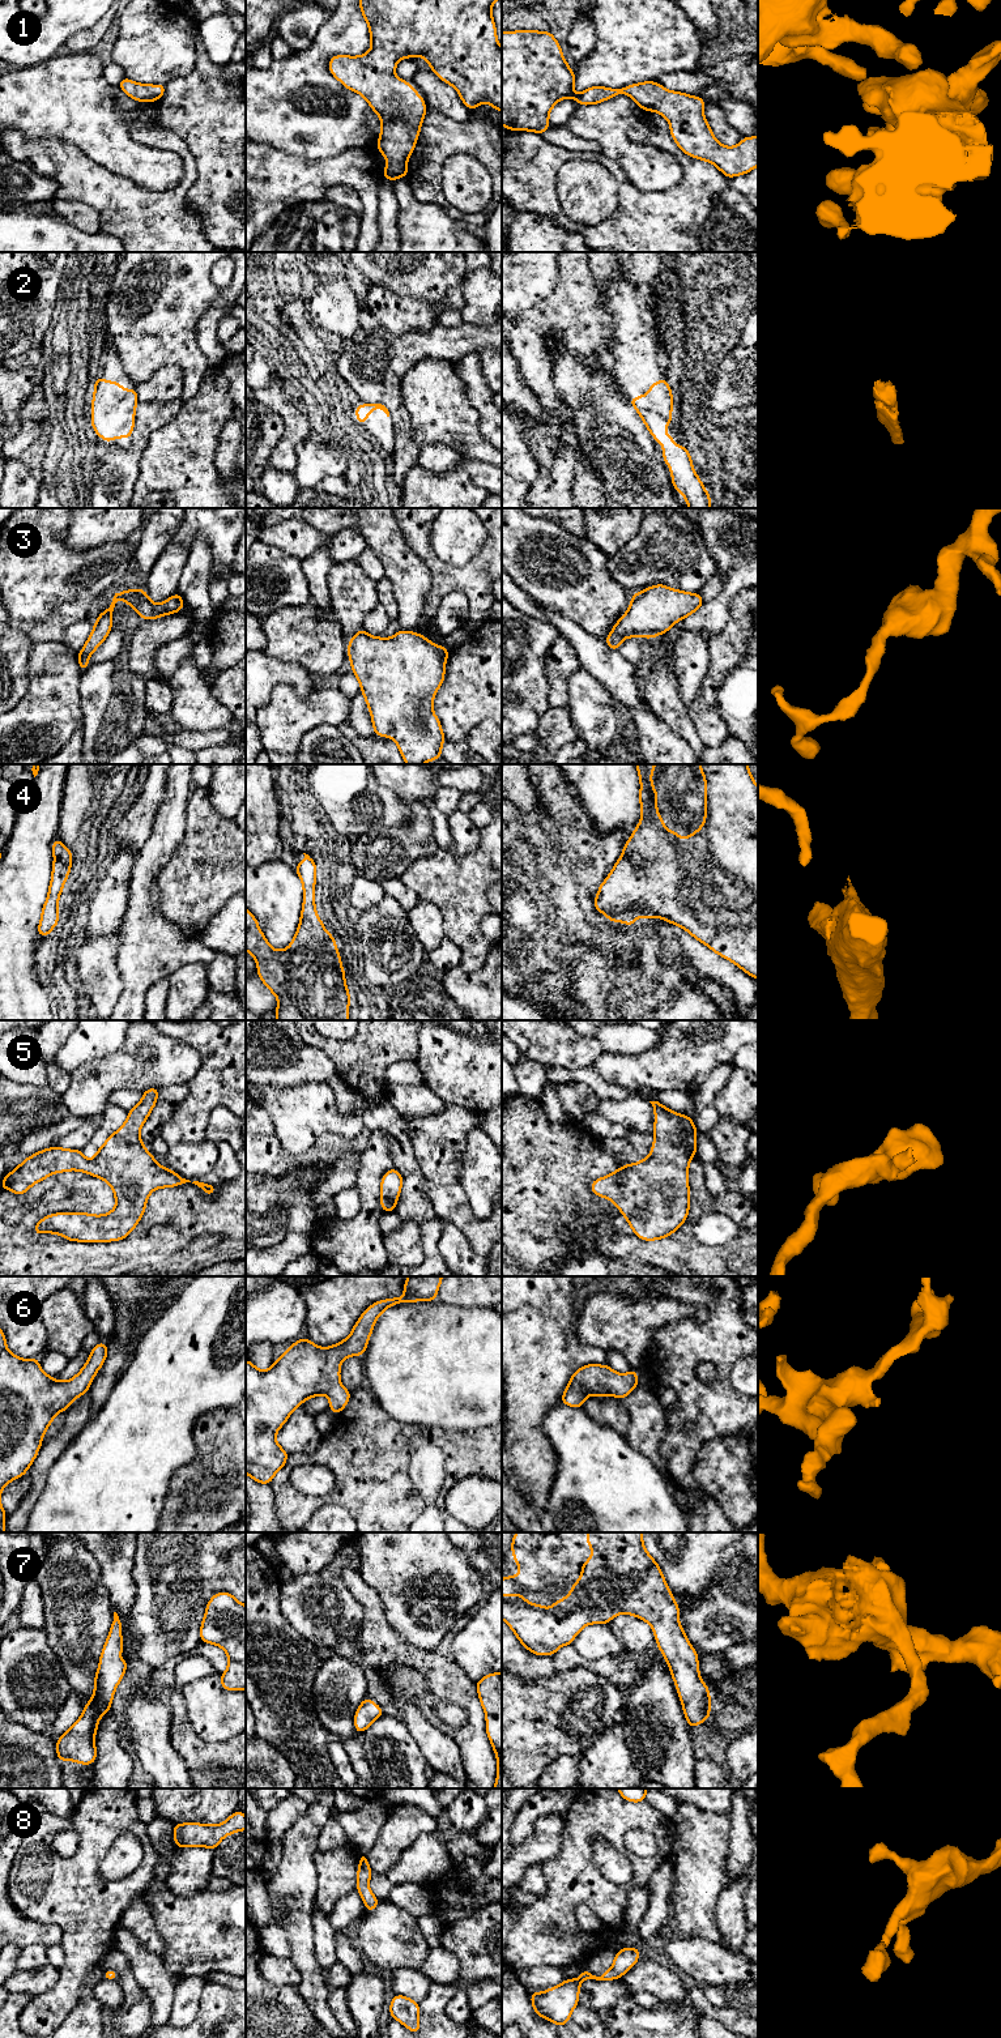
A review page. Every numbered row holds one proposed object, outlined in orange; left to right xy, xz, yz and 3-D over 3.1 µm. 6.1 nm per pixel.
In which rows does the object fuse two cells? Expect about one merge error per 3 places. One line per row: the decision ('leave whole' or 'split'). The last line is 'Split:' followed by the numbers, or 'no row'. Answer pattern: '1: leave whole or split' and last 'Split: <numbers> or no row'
1: leave whole
2: leave whole
3: leave whole
4: leave whole
5: leave whole
6: leave whole
7: leave whole
8: leave whole
Split: no row

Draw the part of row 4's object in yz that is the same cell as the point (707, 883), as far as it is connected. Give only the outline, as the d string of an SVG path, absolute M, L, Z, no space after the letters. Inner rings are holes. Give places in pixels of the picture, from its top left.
M636 764L640 779L639 802L642 818L631 837L626 841L622 856L613 870L600 884L593 907L606 916L609 921L625 922L631 926L639 916L647 920L663 918L673 925L681 926L695 939L710 947L717 955L730 960L744 972L758 980L758 786L750 773L747 764L699 764L699 772L704 775L704 823L691 835L682 839L676 831L669 831L663 824L663 817L657 814L657 790L652 786L652 769L657 764Z

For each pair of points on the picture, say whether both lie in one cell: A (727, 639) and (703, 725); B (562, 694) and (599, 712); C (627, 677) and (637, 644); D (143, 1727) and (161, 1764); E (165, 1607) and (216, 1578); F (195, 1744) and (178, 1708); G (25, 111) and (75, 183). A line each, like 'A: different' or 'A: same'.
A: same
B: different
C: different
D: same
E: same
F: same
G: different

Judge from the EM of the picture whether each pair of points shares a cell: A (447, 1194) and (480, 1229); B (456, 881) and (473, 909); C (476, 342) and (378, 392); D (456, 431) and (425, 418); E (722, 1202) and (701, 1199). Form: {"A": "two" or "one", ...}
{"A": "one", "B": "one", "C": "one", "D": "one", "E": "one"}

